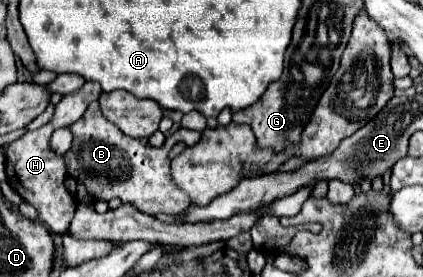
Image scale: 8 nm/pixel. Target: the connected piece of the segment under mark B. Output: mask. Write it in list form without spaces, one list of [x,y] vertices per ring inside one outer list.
[[[91,102],[85,116],[71,126],[73,146],[65,152],[67,174],[85,184],[91,200],[121,198],[123,204],[131,204],[145,214],[179,214],[189,206],[187,194],[175,188],[171,180],[171,160],[169,150],[177,142],[195,146],[201,138],[195,130],[180,128],[165,140],[161,148],[155,148],[147,138],[131,138],[123,134],[115,124],[105,120],[99,110],[99,102]]]

